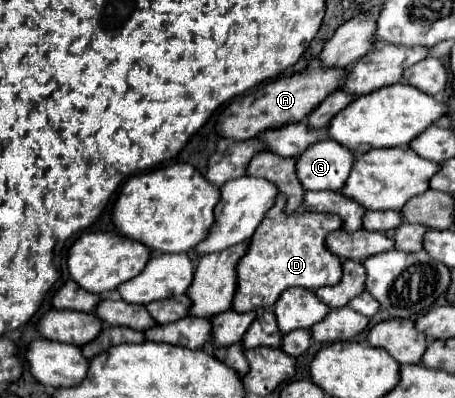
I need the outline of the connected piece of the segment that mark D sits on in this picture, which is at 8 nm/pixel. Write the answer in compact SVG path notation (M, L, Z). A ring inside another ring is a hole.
M279 193L277 203L267 213L265 221L253 235L251 247L247 255L237 265L237 293L233 299L233 309L237 313L247 311L271 311L277 303L279 295L289 287L307 287L319 289L325 285L335 285L343 277L341 259L335 257L327 245L325 237L343 227L343 219L337 213L307 213L297 211L287 215L285 213L287 197Z

